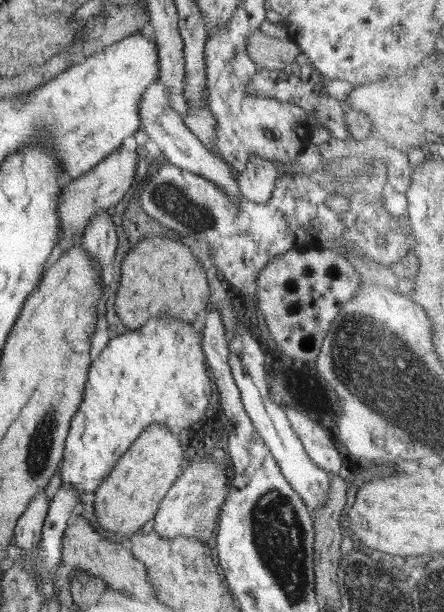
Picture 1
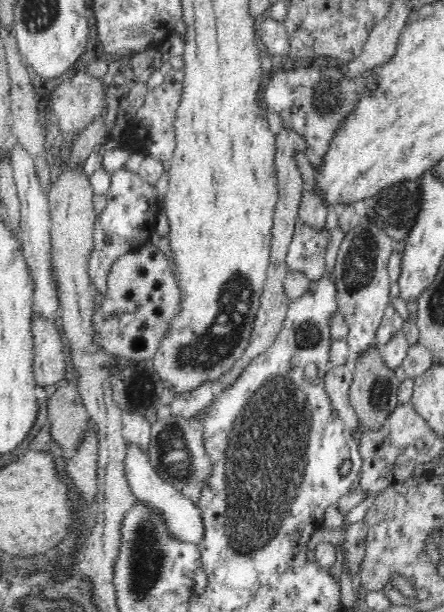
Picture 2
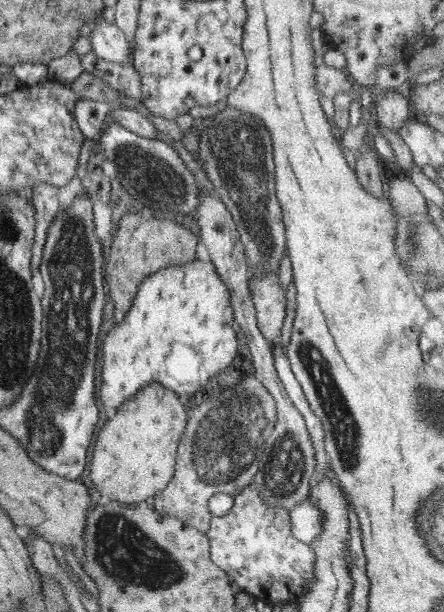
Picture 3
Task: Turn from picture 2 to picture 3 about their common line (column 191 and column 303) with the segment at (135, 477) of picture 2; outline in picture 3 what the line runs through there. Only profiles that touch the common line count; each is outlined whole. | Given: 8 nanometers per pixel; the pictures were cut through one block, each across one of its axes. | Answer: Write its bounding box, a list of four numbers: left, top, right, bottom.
[289,498,324,545]

